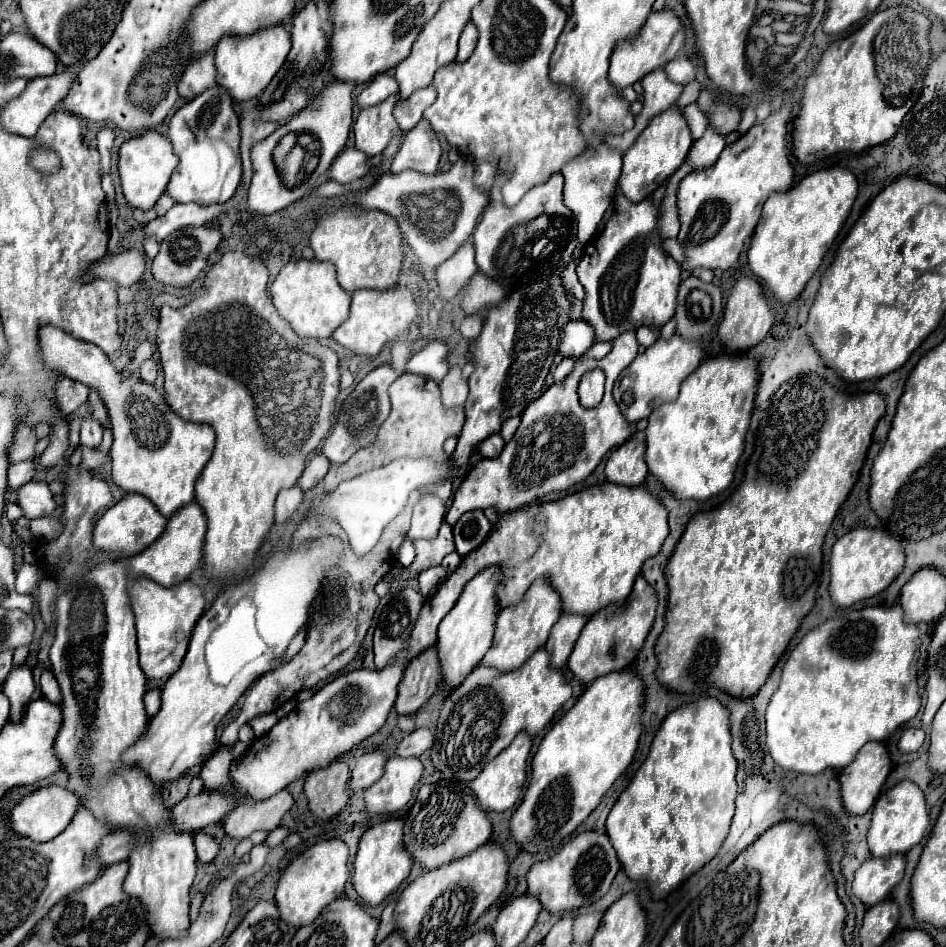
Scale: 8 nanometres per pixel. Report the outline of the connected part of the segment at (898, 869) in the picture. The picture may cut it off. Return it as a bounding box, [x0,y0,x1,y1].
[852,854,906,908]

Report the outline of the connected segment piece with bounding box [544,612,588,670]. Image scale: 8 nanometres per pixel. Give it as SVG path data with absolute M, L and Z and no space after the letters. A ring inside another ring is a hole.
M562 614L558 618L558 622L554 624L550 638L546 642L546 652L550 654L550 666L554 666L556 670L566 666L568 656L572 654L574 642L578 640L578 634L582 632L584 624L588 622L586 616L580 614Z

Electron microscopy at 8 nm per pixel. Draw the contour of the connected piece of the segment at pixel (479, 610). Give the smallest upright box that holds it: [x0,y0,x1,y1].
[436,566,500,688]

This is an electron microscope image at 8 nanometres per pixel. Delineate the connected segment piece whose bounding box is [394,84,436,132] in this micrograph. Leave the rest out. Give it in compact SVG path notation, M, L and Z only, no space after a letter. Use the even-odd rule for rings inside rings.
M430 84L430 86L422 88L422 90L416 90L416 92L414 92L410 98L406 98L406 100L398 98L396 108L394 108L394 116L396 116L398 126L400 126L404 132L412 130L412 128L420 122L422 112L434 102L434 96L436 96L436 94L434 94L434 86Z

